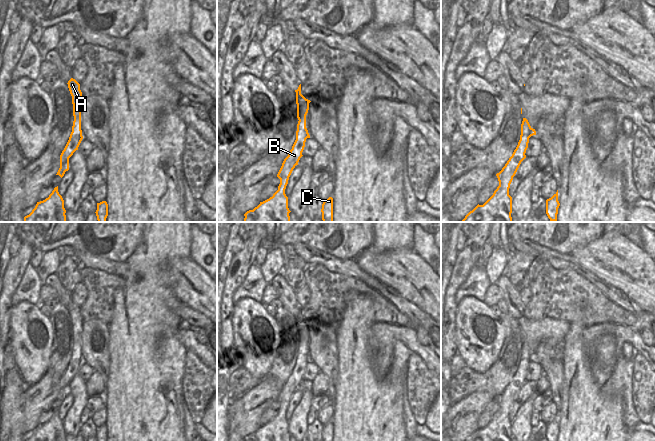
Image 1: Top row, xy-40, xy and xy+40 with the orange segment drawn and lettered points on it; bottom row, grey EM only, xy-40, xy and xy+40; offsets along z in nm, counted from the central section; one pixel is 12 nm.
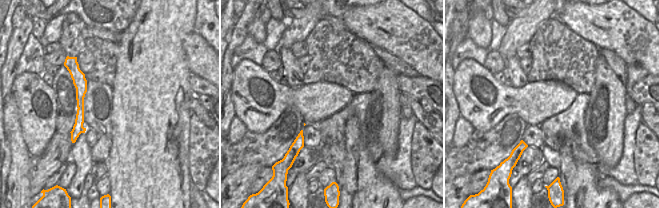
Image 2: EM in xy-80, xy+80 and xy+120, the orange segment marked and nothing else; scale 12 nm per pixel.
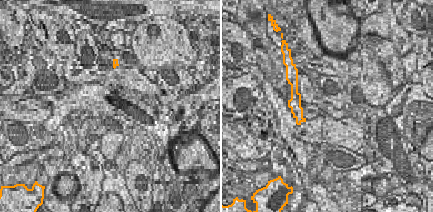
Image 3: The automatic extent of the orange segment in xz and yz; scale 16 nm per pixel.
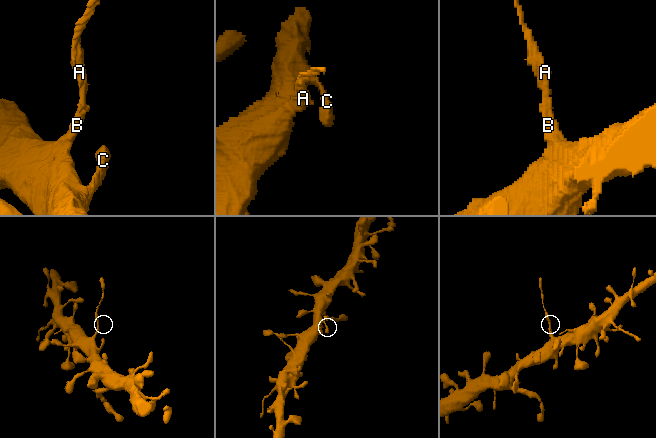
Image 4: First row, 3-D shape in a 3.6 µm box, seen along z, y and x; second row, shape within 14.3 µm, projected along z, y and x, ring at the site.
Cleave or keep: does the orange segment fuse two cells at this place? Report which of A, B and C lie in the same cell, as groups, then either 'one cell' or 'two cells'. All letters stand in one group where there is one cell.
groups A / B C; two cells

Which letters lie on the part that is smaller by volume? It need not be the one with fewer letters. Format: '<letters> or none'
A

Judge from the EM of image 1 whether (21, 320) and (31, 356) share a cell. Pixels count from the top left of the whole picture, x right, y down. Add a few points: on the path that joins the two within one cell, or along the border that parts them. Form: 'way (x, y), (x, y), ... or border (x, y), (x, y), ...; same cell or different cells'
way (26, 329), (31, 347); same cell

